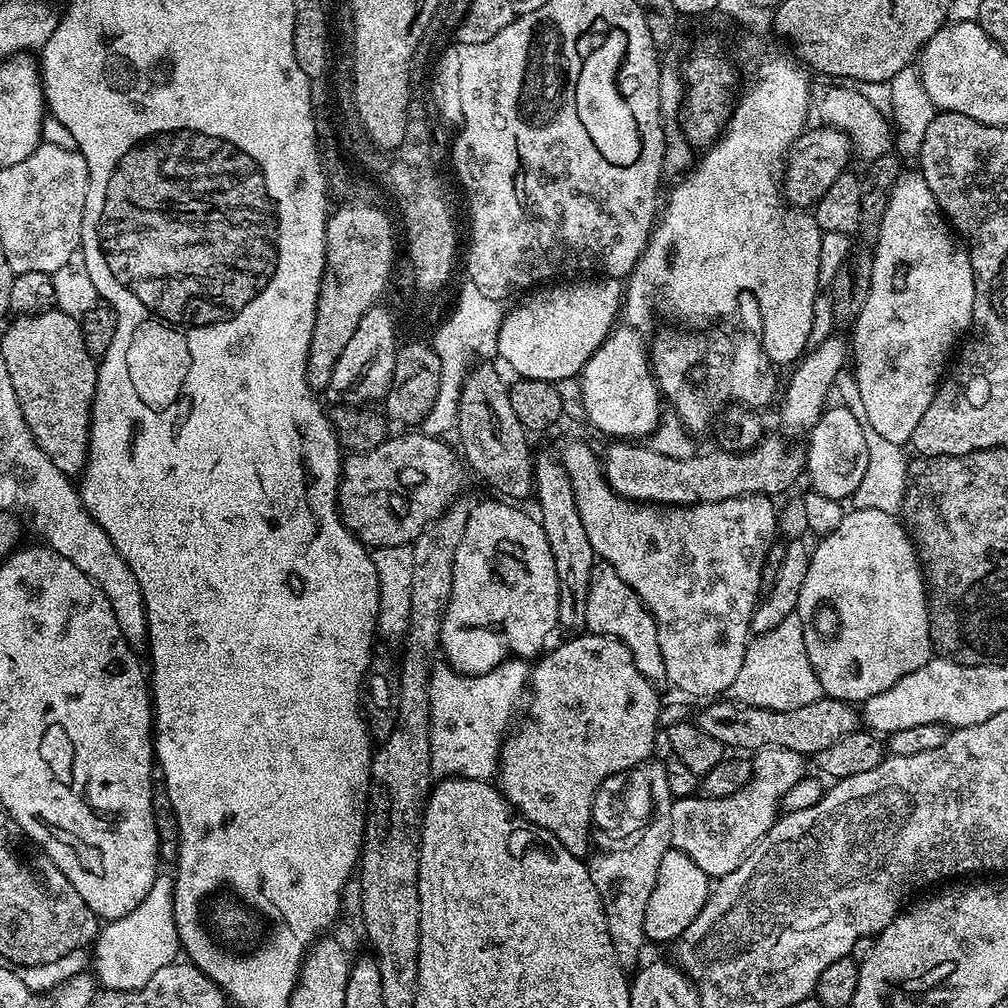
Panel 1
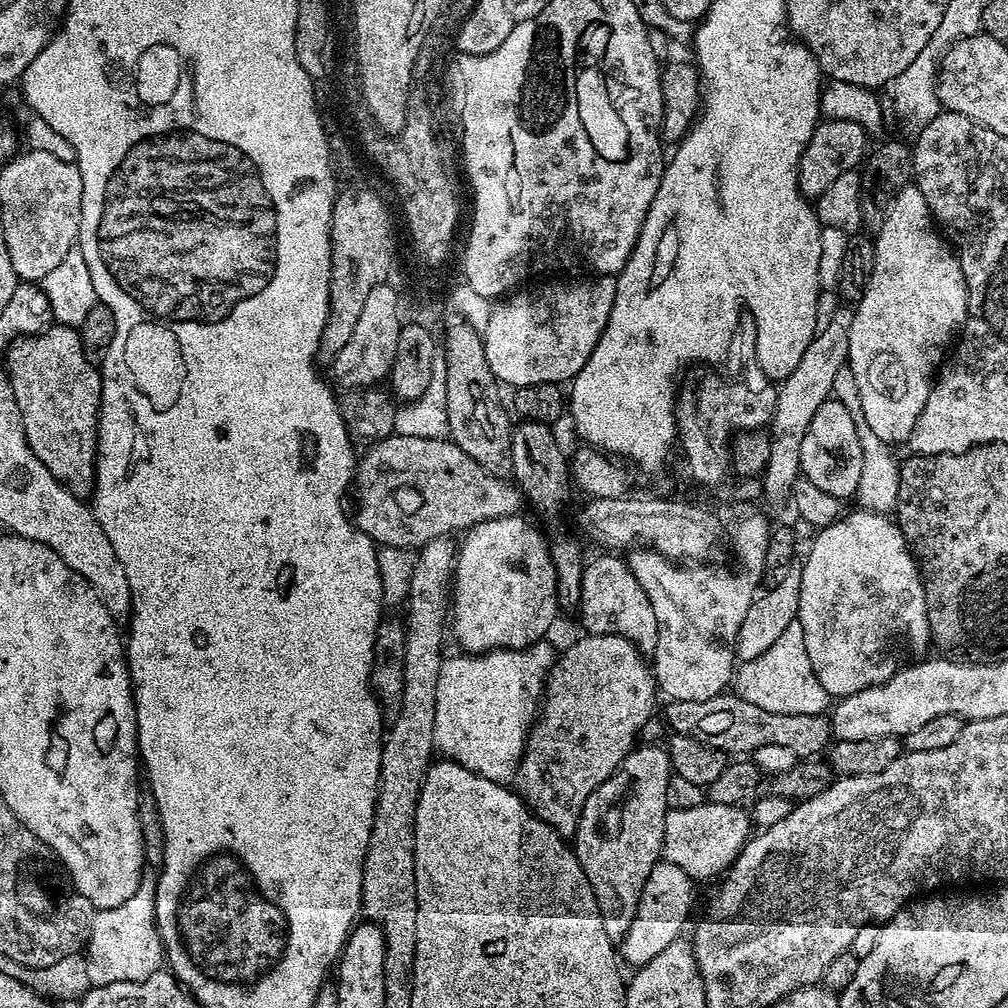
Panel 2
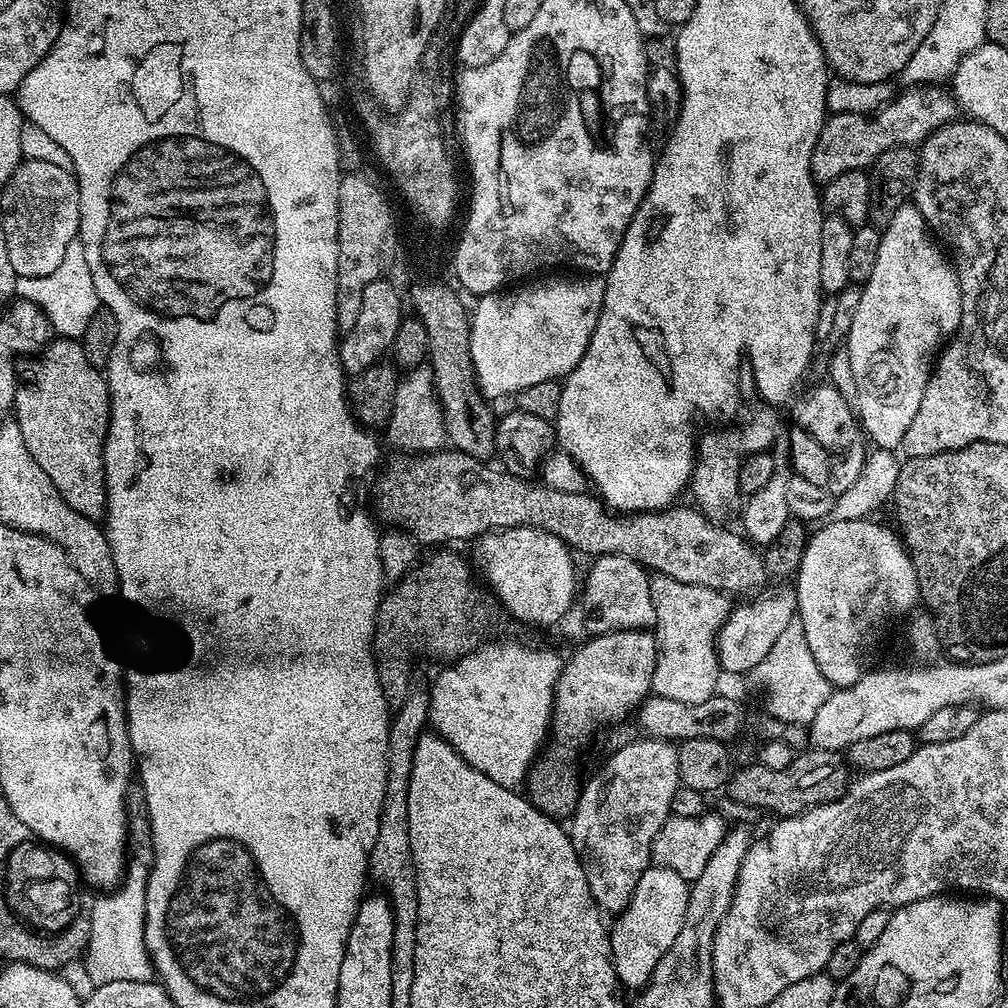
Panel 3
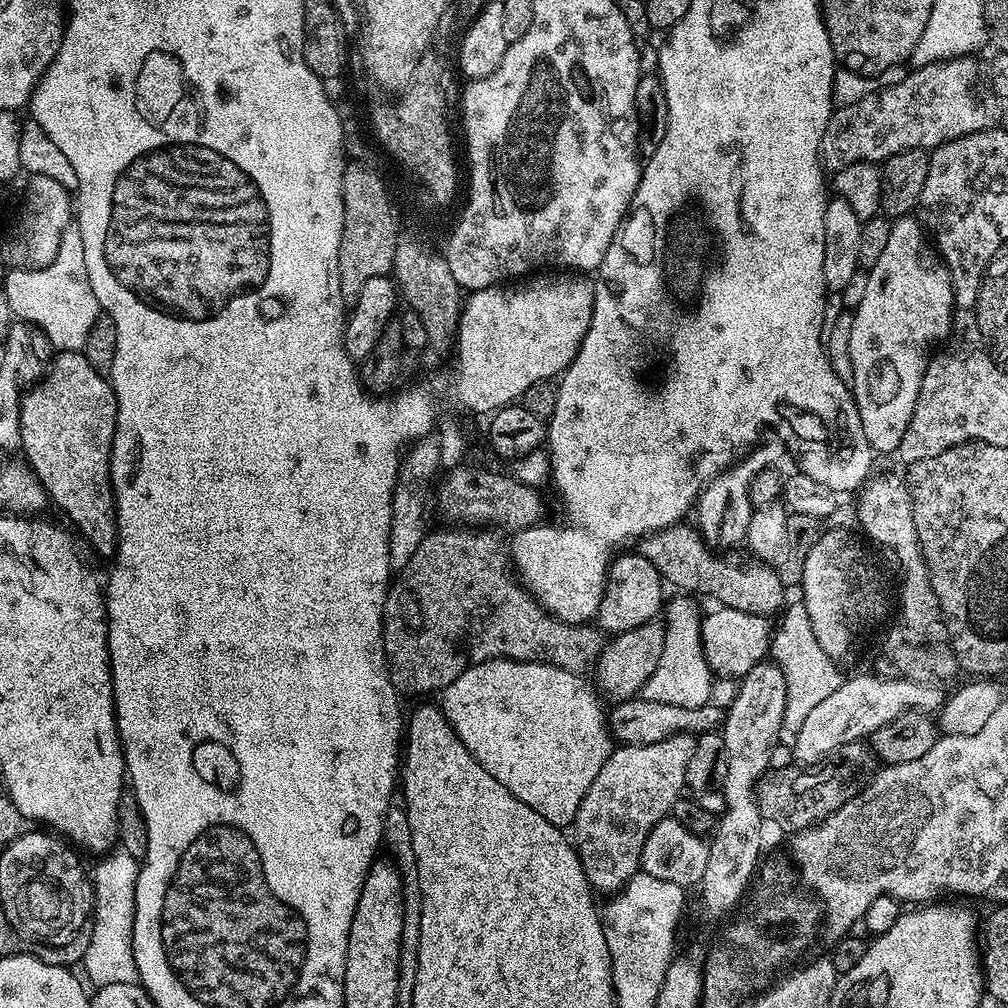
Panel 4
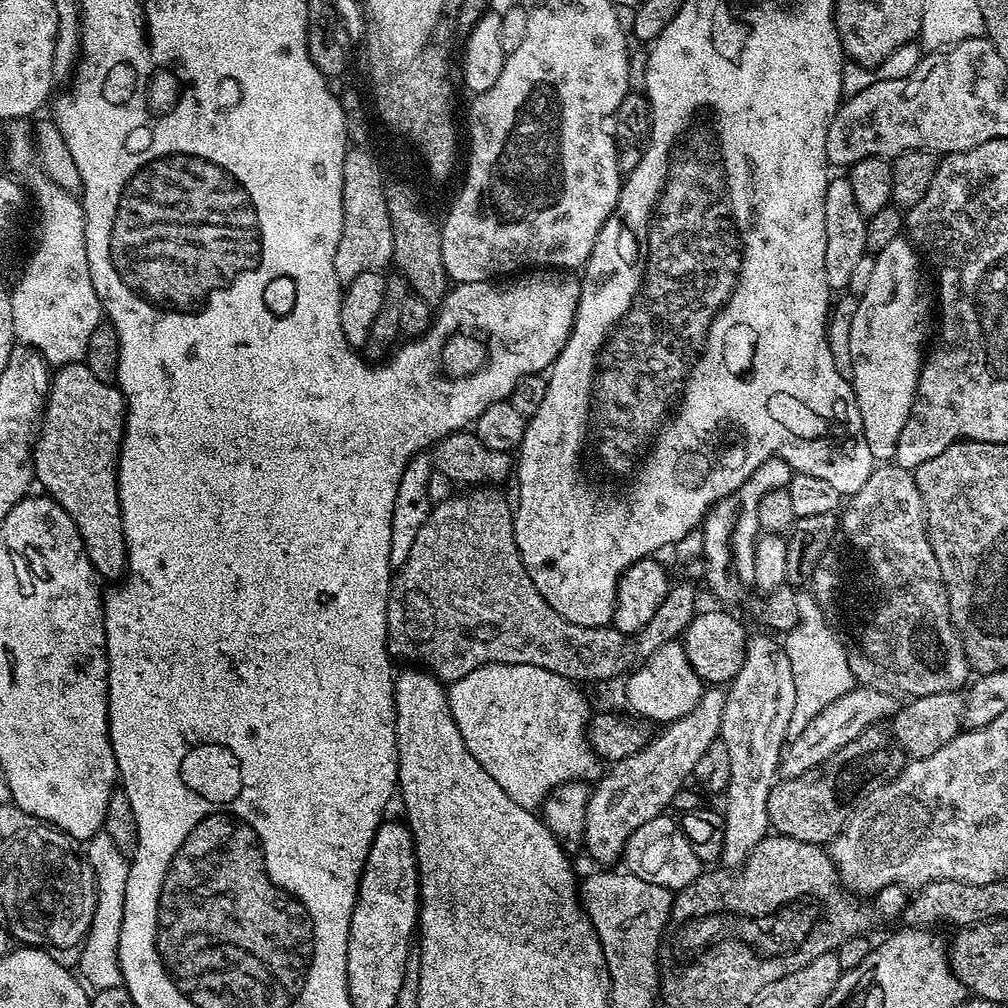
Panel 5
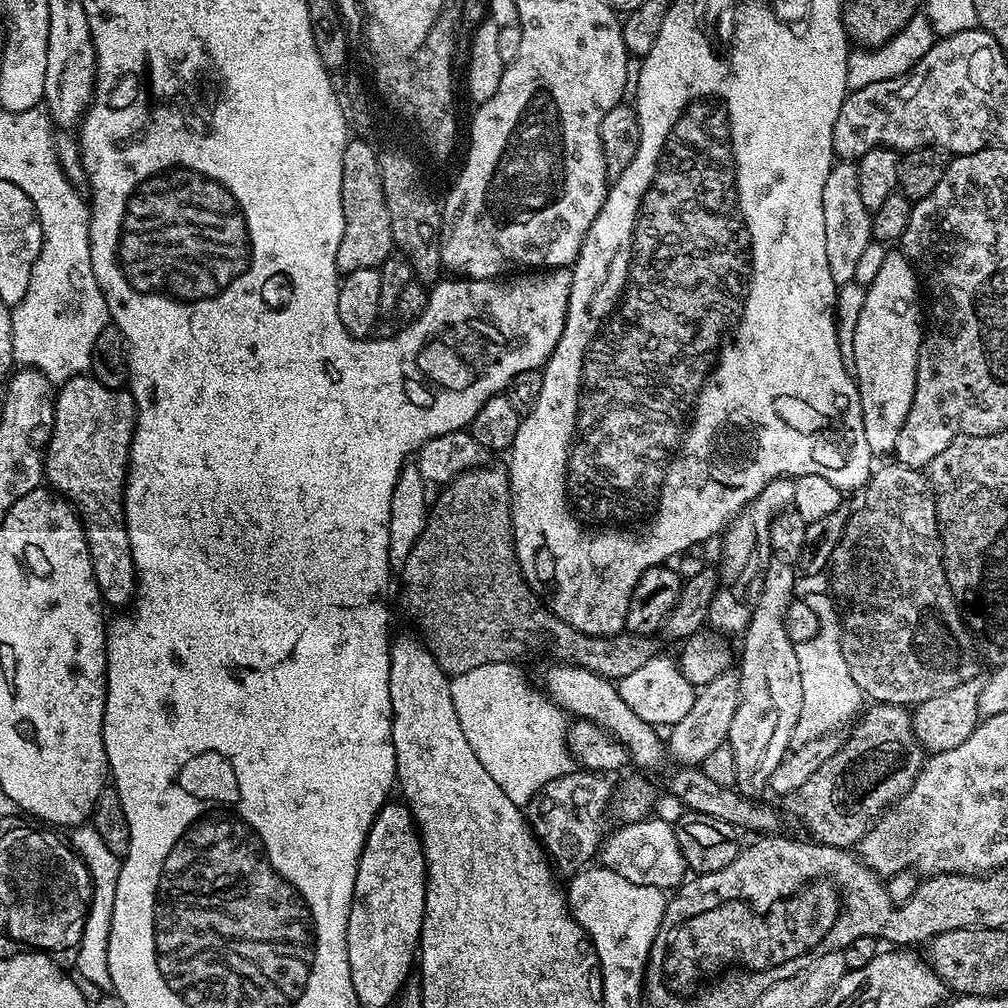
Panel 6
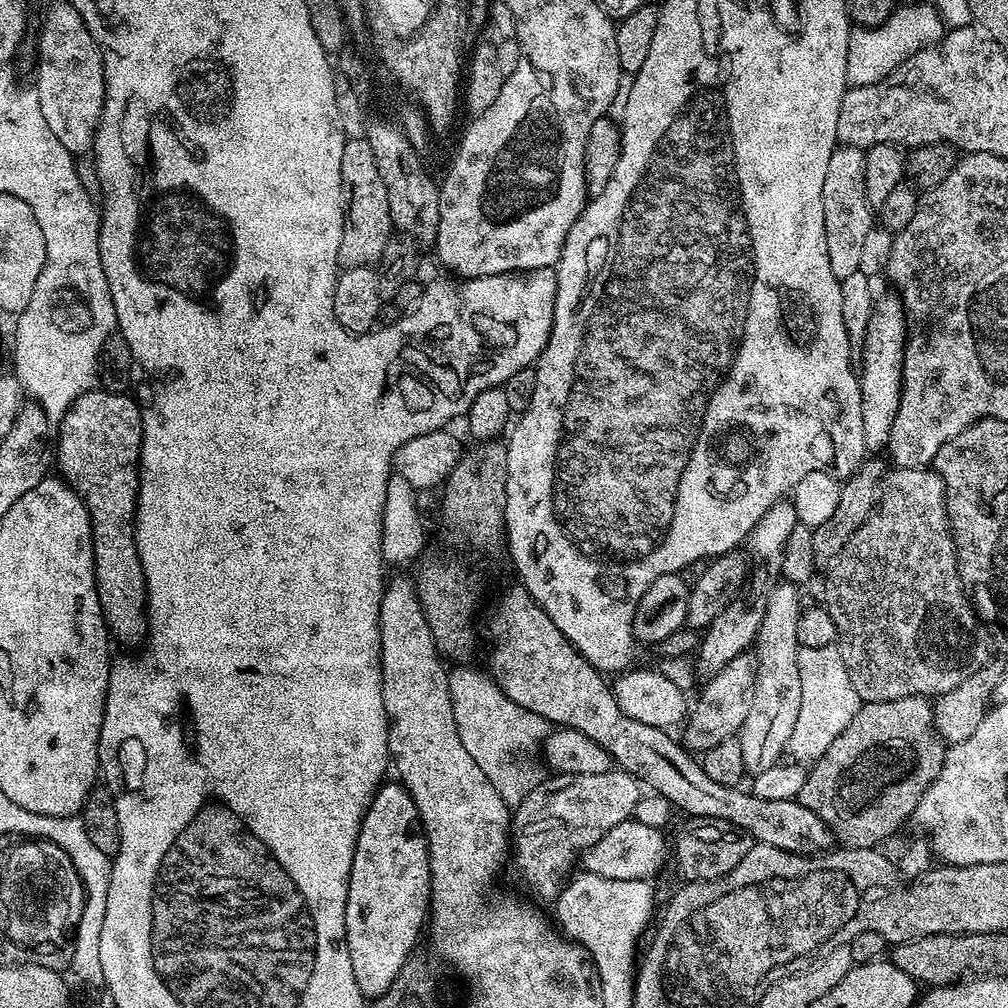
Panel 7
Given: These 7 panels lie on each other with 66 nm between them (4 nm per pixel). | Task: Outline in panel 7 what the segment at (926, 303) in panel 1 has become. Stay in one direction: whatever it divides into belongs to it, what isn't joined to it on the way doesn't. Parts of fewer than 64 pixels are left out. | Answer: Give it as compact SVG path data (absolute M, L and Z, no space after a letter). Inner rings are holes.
M899 295L884 296L875 301L870 322L866 326L864 347L858 356L858 379L862 394L862 430L865 449L887 449L890 426L894 426L894 414L898 414L898 402L902 394L902 366L904 344L908 340L908 318Z

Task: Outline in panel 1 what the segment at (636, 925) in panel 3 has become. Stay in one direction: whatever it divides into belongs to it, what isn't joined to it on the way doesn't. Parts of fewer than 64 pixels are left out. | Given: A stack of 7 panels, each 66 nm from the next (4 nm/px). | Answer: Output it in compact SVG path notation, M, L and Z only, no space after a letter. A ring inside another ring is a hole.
M669 848L666 854L662 854L662 866L658 870L658 882L654 890L650 890L650 903L646 905L646 922L644 923L644 935L649 941L668 940L675 941L698 918L702 906L708 900L710 891L710 877L686 854L682 854L676 848Z

